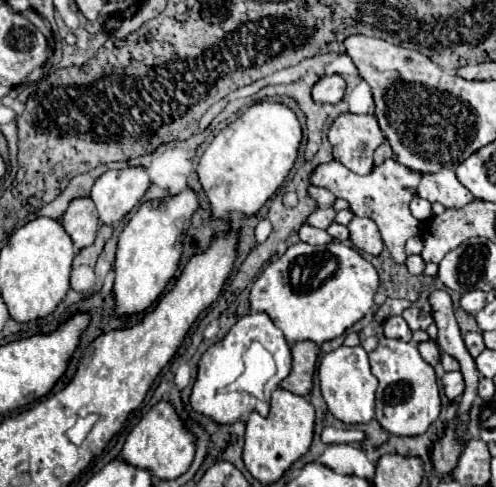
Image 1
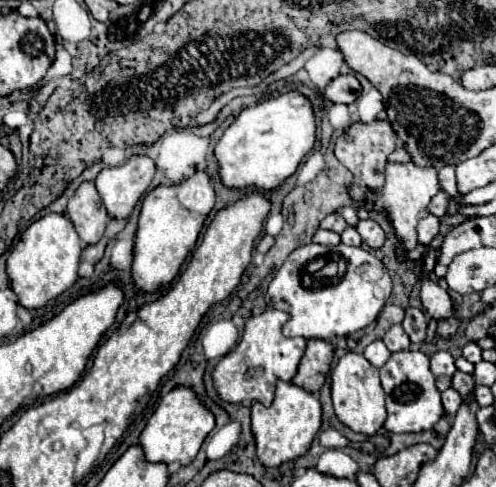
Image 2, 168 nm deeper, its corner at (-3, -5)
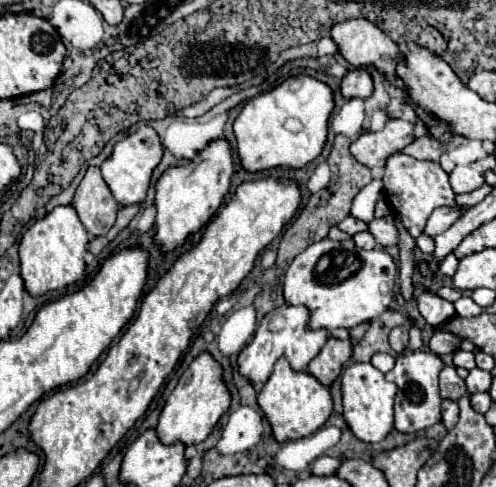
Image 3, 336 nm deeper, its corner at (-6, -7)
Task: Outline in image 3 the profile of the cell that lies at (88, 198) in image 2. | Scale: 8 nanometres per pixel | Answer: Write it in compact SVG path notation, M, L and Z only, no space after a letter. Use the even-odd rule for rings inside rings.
M99 167L87 169L83 181L75 191L73 207L77 209L81 223L91 235L105 235L113 227L119 203L101 177Z

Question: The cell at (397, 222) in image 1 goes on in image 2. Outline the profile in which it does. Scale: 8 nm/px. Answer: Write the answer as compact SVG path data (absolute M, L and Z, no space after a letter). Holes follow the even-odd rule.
M388 163L386 165L386 181L382 187L368 189L364 183L350 183L346 189L348 189L348 195L352 197L352 201L356 201L358 205L372 203L374 211L384 213L396 239L402 243L402 247L406 251L410 251L418 243L416 225L428 213L426 207L428 207L430 199L440 191L440 185L438 185L436 169L416 169L416 165L412 165L412 163L404 163L404 165Z

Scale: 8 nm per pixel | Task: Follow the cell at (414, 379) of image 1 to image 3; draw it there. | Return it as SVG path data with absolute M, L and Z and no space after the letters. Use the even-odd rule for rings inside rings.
M405 351L397 357L395 367L385 375L387 381L397 383L401 393L395 399L395 429L401 433L415 433L441 421L441 397L439 397L439 373L443 361L435 353Z

